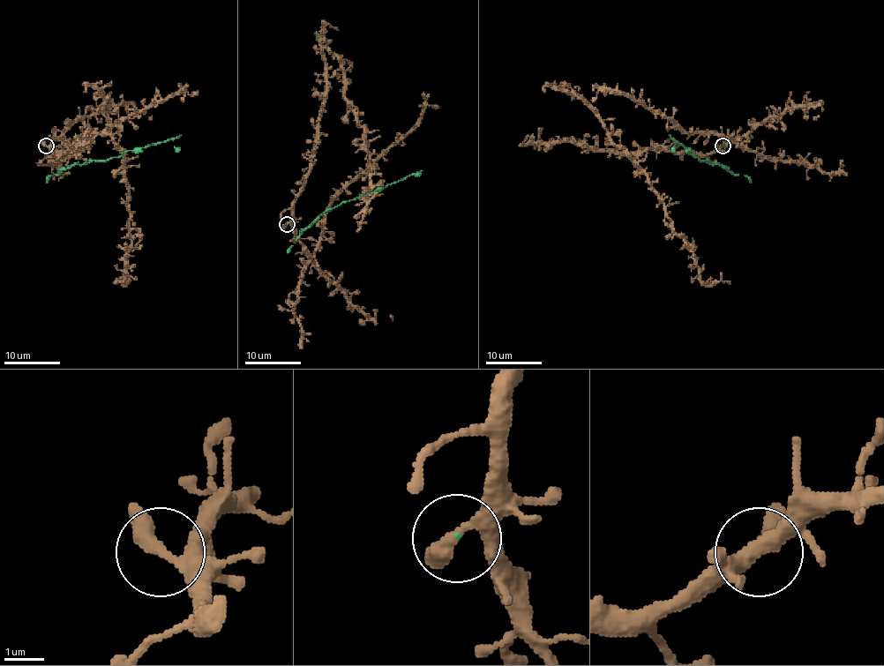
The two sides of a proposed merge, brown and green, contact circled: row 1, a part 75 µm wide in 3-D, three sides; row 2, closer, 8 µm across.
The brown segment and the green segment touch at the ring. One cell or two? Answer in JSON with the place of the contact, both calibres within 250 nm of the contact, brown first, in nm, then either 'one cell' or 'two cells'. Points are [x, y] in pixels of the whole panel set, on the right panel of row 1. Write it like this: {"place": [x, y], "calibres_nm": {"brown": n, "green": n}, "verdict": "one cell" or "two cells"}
{"place": [722, 145], "calibres_nm": {"brown": 300, "green": 50}, "verdict": "one cell"}

